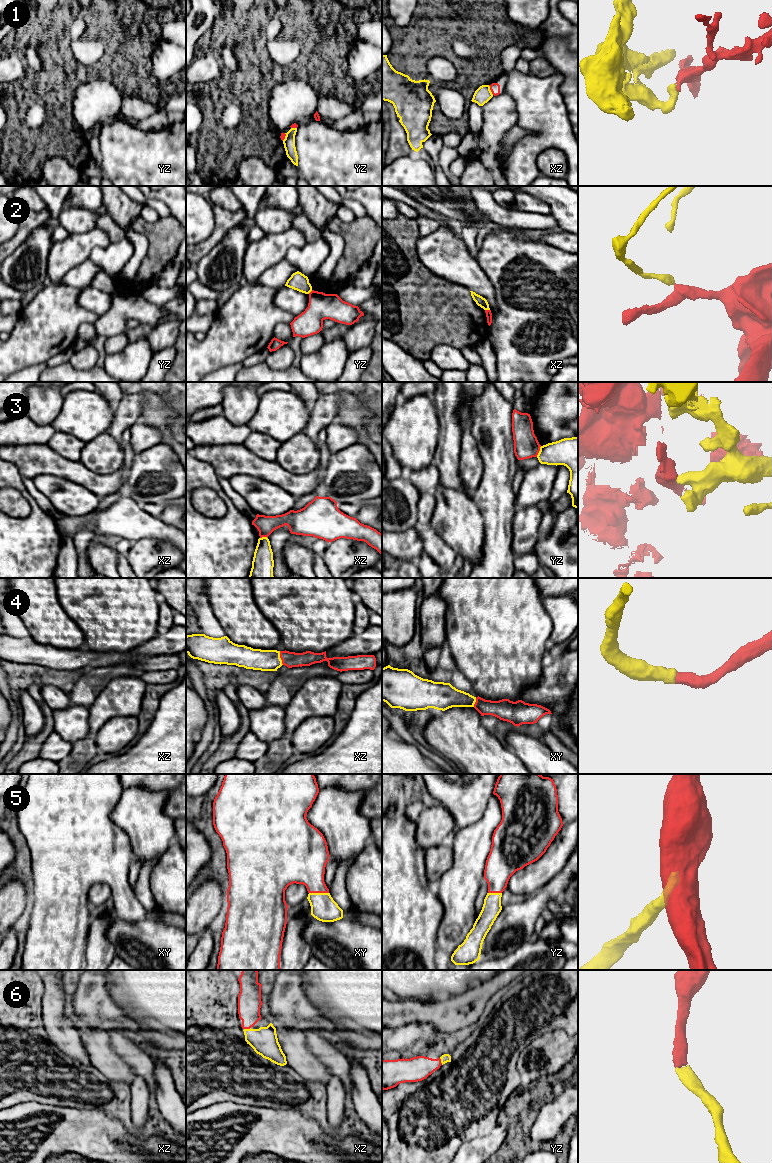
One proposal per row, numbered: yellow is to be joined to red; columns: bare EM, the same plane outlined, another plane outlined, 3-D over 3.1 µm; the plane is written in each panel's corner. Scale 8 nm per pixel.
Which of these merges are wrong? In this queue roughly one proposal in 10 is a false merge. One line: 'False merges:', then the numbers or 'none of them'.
False merges: 1, 2, 3

